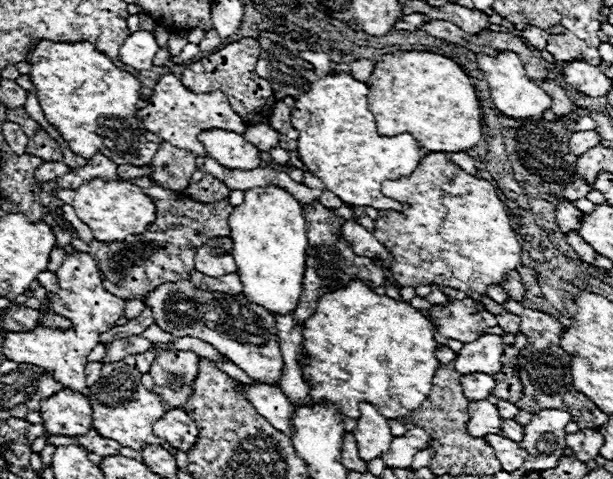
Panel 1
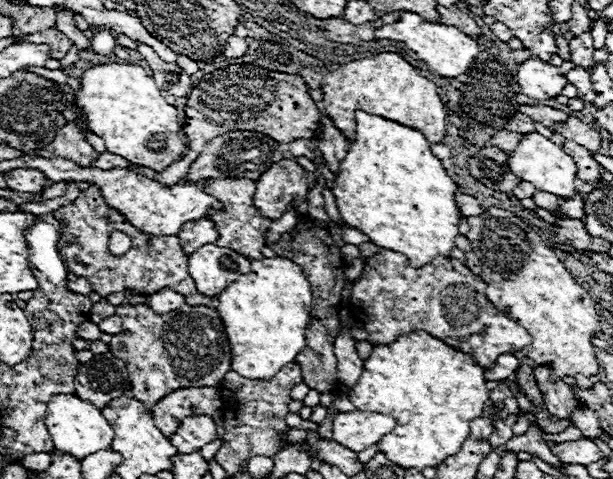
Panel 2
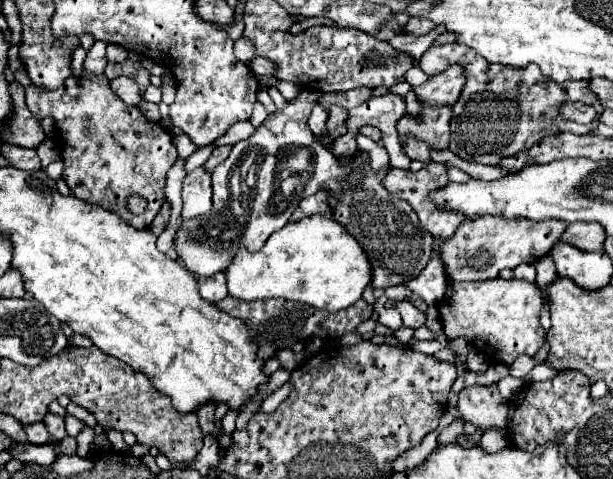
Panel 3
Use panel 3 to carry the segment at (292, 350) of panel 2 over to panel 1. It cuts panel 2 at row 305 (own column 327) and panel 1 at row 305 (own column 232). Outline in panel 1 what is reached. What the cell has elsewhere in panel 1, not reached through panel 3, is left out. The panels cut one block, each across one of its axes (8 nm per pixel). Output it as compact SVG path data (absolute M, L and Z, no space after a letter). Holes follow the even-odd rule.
M276 186L268 188L252 188L244 192L244 202L236 206L228 218L230 224L230 238L234 242L232 256L238 264L238 276L244 286L242 294L248 302L264 306L272 314L292 314L298 306L302 294L302 280L304 280L304 258L306 258L306 220L302 216L302 206L294 200L288 192Z

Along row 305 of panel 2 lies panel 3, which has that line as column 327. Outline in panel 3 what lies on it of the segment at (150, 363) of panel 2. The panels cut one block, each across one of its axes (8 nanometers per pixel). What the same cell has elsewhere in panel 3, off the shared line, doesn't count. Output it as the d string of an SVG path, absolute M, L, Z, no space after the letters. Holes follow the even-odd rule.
M330 104L330 118L328 118L328 138L318 138L324 146L330 146L338 136L342 136L346 132L346 120L348 120L348 110L338 106L338 104ZM360 152L352 158L342 158L342 162L348 162L350 168L364 166L366 174L364 174L362 184L350 186L346 178L342 178L342 180L326 182L324 188L332 188L332 198L330 198L330 206L334 214L332 218L346 226L346 230L358 240L358 244L368 256L368 262L372 266L372 288L398 286L418 276L432 256L434 238L428 236L428 232L420 228L418 216L412 210L412 206L400 200L398 196L390 194L382 186L382 178L388 172L388 168L384 168L378 174L372 174L366 152Z

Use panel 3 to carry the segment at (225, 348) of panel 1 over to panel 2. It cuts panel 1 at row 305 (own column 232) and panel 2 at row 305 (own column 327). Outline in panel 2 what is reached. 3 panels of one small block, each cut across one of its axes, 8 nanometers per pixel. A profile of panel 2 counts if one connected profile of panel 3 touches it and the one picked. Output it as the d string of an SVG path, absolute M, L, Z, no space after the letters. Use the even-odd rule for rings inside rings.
M162 288L160 292L154 292L150 296L146 296L146 304L158 312L158 314L166 314L166 312L174 312L184 304L184 296L172 288Z

